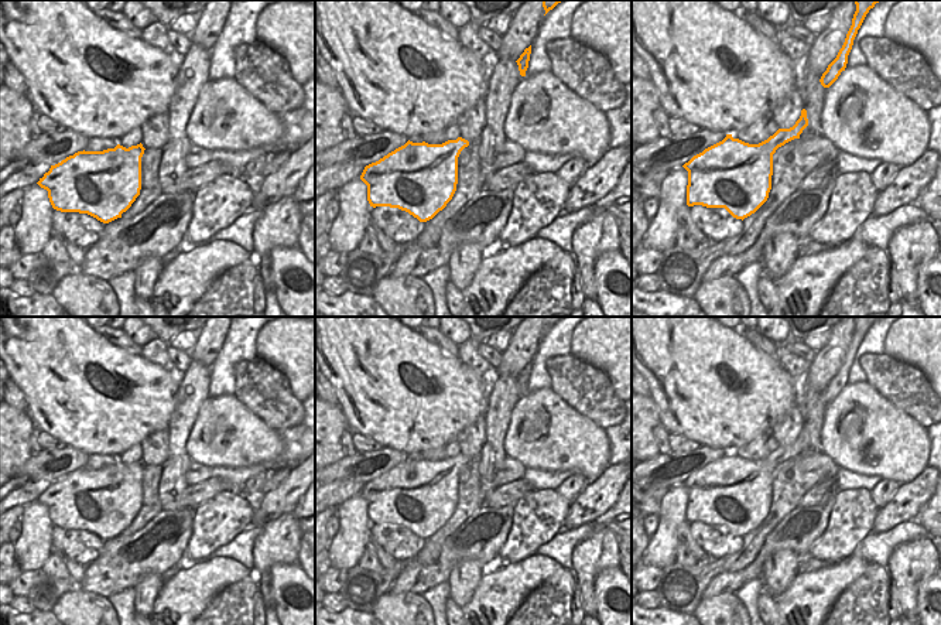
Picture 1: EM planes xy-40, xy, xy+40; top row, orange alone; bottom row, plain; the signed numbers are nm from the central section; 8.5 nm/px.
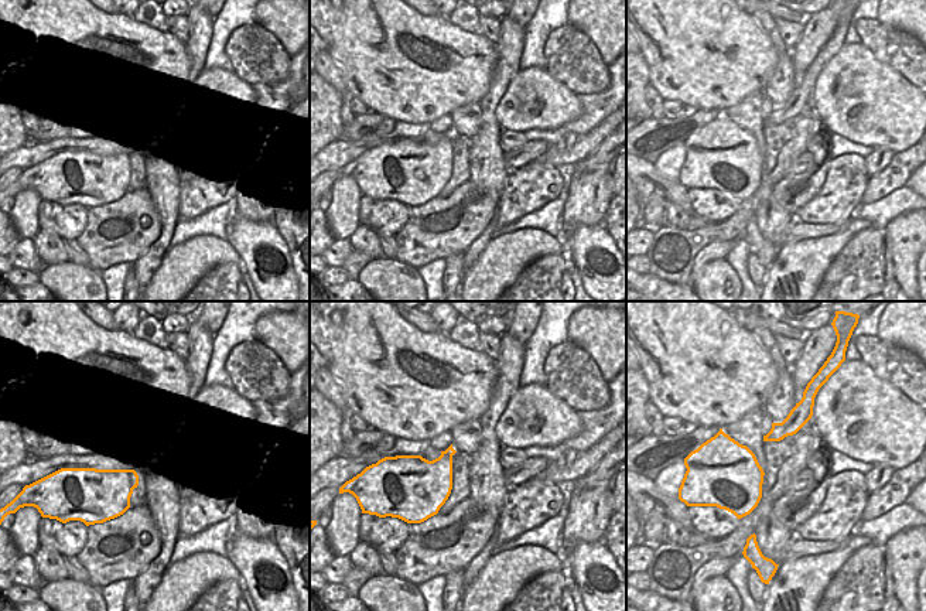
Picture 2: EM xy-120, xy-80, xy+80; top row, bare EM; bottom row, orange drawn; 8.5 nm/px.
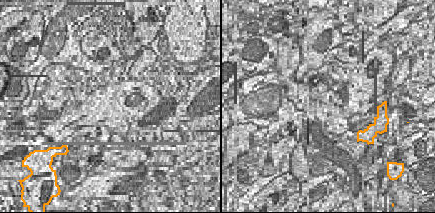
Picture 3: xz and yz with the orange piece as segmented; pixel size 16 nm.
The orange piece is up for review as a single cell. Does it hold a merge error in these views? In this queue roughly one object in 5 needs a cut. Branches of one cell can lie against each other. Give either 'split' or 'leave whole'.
leave whole

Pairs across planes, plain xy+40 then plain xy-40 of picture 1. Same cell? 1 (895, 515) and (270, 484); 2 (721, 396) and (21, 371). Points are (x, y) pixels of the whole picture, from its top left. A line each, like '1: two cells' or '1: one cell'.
1: two cells
2: one cell

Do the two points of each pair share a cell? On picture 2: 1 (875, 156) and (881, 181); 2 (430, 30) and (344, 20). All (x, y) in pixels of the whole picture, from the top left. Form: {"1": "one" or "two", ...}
{"1": "two", "2": "one"}

